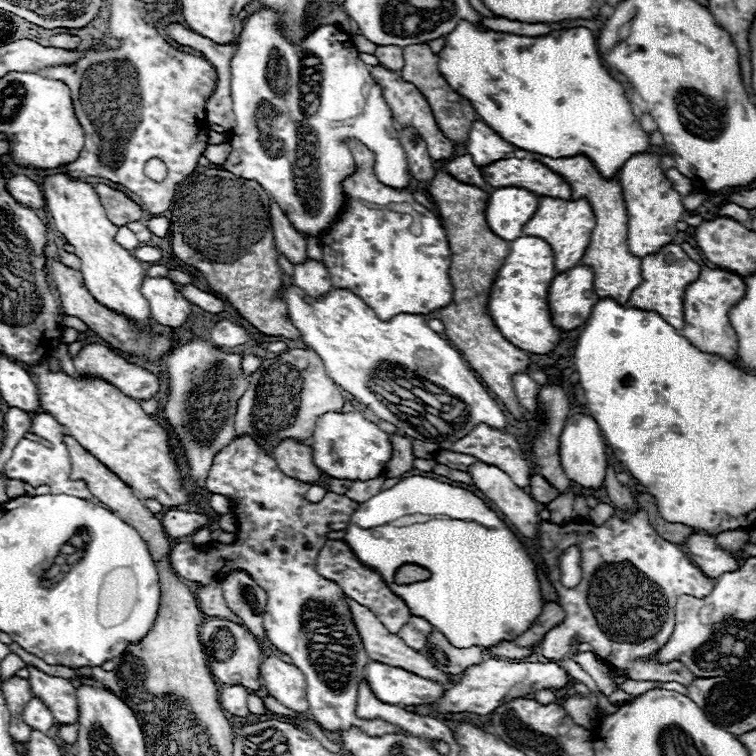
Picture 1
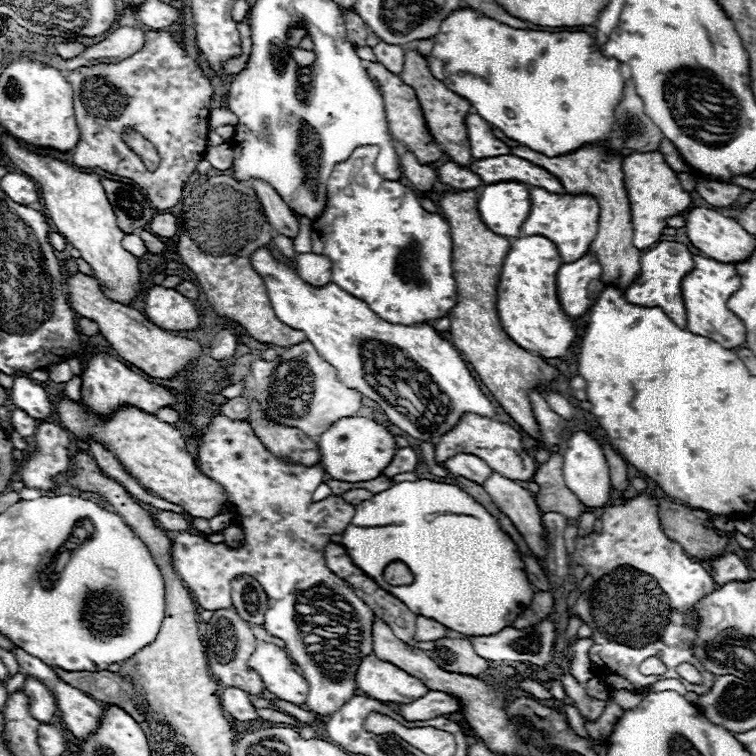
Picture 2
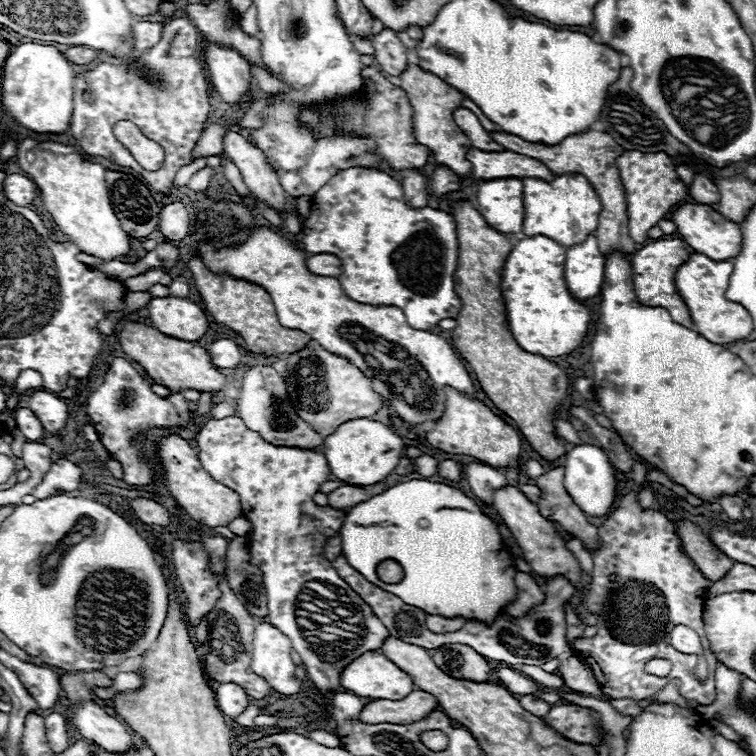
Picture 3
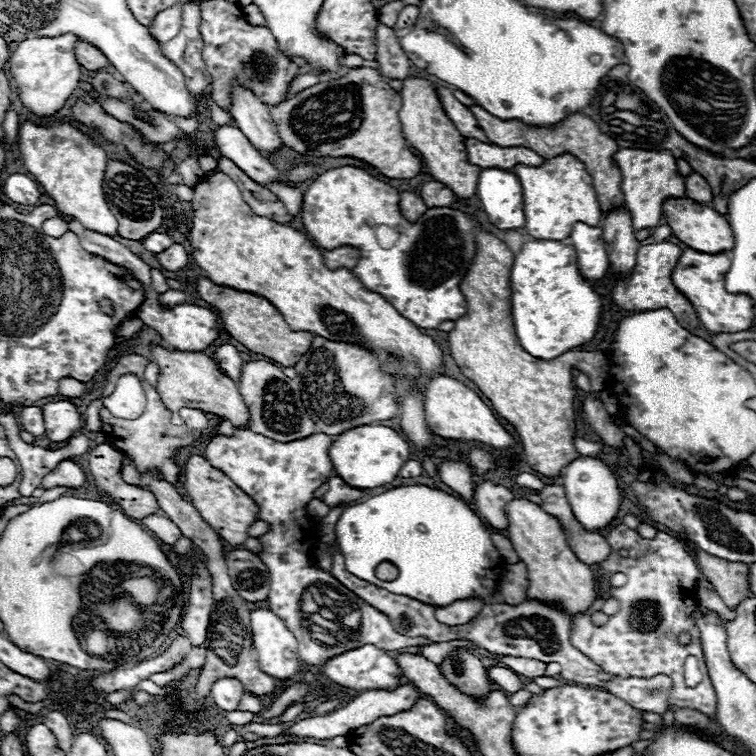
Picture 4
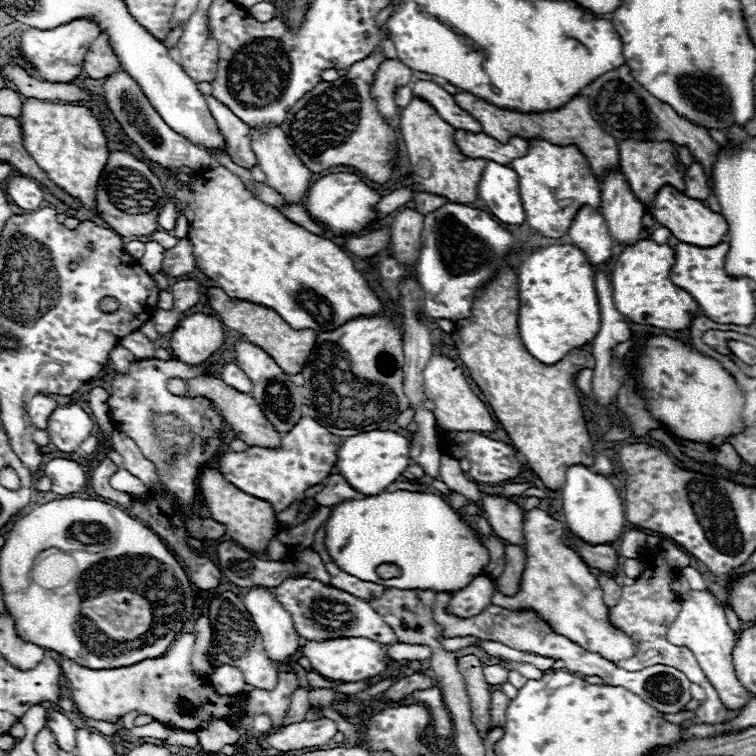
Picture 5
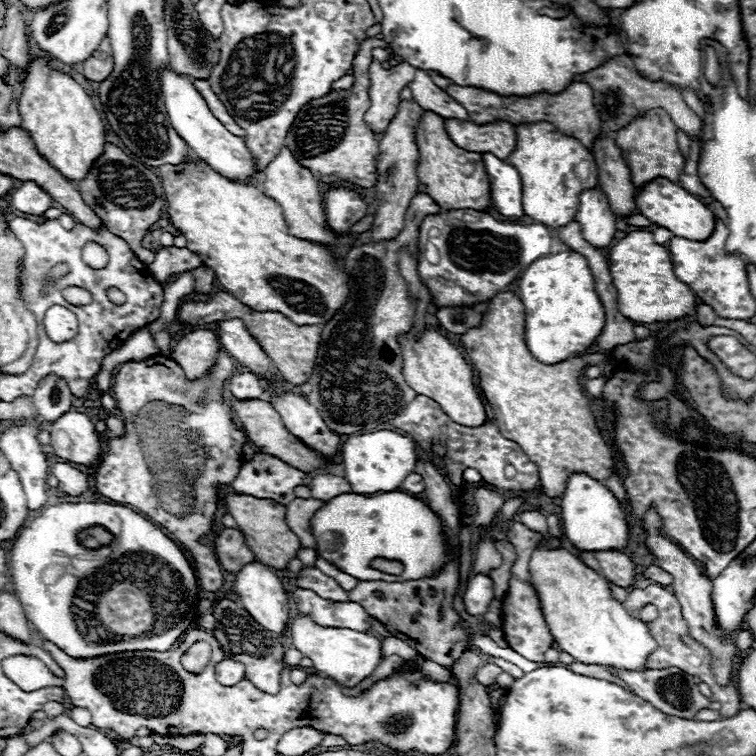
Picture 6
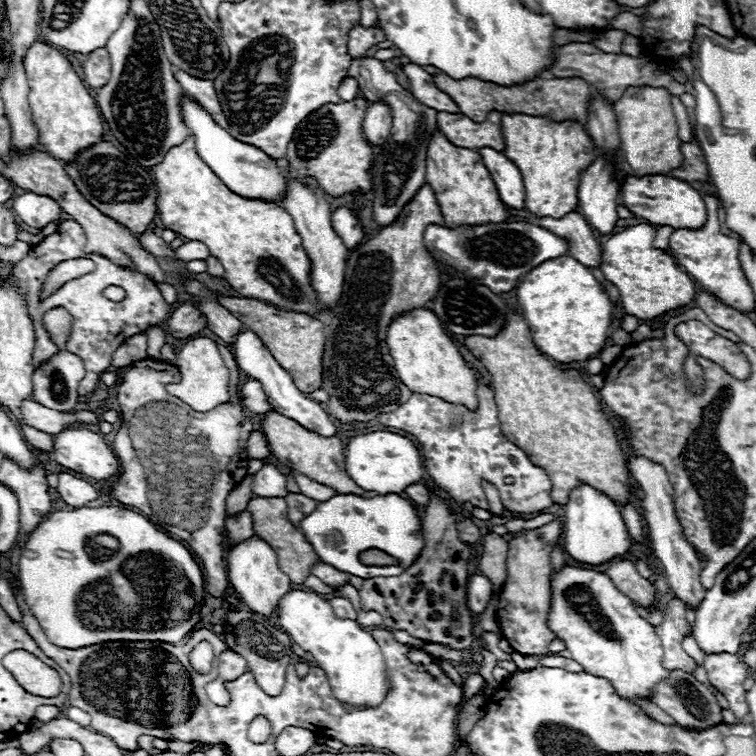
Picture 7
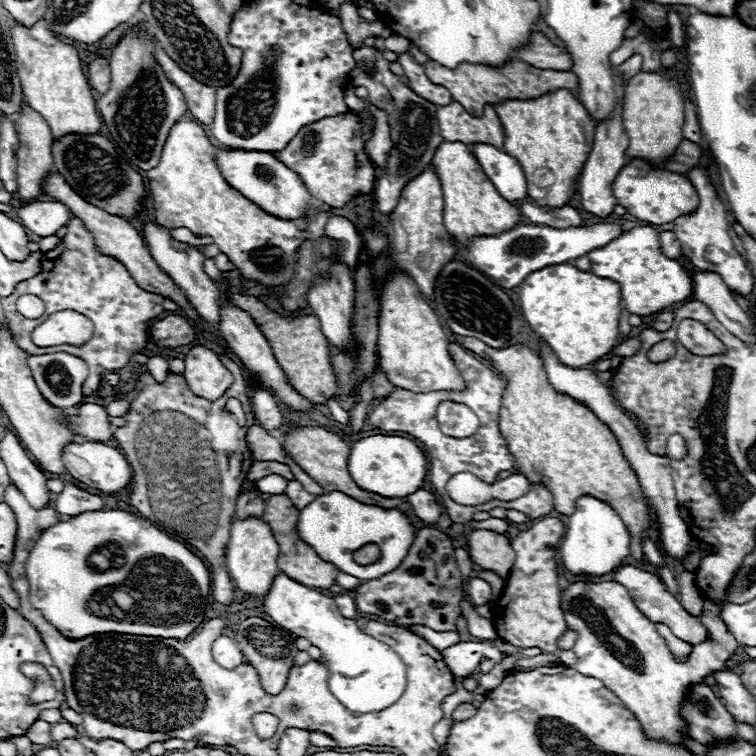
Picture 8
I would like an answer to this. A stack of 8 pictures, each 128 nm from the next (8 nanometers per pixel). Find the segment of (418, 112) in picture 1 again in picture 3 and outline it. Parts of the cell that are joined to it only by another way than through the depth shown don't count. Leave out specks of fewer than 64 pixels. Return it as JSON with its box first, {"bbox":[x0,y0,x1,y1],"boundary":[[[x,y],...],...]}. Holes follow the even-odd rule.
{"bbox":[298,66,430,170],"boundary":[[[366,66],[360,72],[366,92],[358,100],[338,100],[334,104],[326,104],[320,108],[304,108],[298,118],[304,122],[314,138],[330,138],[330,136],[362,136],[376,140],[376,154],[392,168],[392,170],[418,170],[428,162],[430,150],[416,144],[412,132],[412,106],[406,98],[406,92],[394,84],[390,84],[376,66]]]}

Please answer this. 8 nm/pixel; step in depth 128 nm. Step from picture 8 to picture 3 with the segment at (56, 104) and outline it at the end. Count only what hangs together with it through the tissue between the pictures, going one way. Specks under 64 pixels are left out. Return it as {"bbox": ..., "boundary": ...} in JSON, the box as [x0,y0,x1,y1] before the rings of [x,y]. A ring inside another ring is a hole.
{"bbox":[16,138,128,262],"boundary":[[[34,138],[22,140],[18,144],[16,156],[18,166],[28,172],[32,182],[38,186],[40,198],[56,226],[72,242],[76,242],[82,252],[94,254],[106,262],[128,256],[128,234],[124,234],[124,230],[120,228],[120,220],[110,206],[108,188],[104,182],[106,170],[100,162],[84,158],[72,144]]]}

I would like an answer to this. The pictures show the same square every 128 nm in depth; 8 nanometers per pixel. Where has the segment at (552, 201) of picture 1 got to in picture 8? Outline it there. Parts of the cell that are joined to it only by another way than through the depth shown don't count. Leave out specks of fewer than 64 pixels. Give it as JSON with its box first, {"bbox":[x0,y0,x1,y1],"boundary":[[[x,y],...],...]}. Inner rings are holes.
{"bbox":[494,90,594,206],"boundary":[[[570,90],[548,92],[530,100],[494,104],[504,128],[504,150],[514,156],[528,182],[528,198],[540,206],[564,206],[574,192],[574,178],[582,170],[594,138],[594,120]]]}

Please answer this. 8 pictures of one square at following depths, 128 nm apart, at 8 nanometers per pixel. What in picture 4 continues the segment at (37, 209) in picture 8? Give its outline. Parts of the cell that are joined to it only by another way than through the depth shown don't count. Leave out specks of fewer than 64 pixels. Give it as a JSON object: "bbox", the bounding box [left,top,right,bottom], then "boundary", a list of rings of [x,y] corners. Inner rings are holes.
{"bbox":[2,174,40,206],"boundary":[[[12,174],[8,176],[8,180],[2,186],[2,192],[16,204],[24,204],[24,206],[36,206],[38,198],[40,198],[40,190],[38,184],[34,180],[30,180],[24,174]]]}

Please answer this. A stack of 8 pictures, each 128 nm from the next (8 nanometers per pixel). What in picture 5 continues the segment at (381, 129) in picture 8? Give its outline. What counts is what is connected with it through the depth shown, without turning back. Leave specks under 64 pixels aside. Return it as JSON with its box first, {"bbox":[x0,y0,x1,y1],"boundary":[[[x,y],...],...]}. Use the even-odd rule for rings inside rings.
{"bbox":[370,60,412,122],"boundary":[[[386,60],[374,74],[374,82],[370,88],[372,98],[376,100],[378,112],[390,122],[398,116],[398,106],[394,102],[394,94],[400,86],[406,86],[412,78],[412,70],[400,60]]]}

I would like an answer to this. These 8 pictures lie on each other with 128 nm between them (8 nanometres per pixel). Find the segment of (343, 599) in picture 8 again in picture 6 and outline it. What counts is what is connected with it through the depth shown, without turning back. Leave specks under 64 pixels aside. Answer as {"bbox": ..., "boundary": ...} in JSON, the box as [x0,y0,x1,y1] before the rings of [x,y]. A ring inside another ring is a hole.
{"bbox":[294,590,370,632],"boundary":[[[294,590],[294,602],[300,612],[310,612],[314,622],[322,626],[344,626],[352,630],[366,632],[370,626],[366,622],[368,612],[356,602],[334,602],[324,600],[312,590]]]}

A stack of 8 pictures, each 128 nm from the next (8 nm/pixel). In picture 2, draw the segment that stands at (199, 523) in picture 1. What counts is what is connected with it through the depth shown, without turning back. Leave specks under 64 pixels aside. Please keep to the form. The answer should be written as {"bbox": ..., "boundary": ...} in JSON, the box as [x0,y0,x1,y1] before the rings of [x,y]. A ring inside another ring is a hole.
{"bbox":[154,510,190,530],"boundary":[[[156,510],[154,520],[164,528],[164,530],[186,530],[190,524],[182,514],[170,512],[170,510]]]}

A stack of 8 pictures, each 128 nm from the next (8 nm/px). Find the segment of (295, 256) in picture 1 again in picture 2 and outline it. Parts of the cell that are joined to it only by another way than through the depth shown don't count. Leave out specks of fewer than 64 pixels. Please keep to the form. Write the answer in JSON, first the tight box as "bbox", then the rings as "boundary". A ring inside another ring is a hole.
{"bbox":[246,178,300,238],"boundary":[[[250,178],[246,182],[258,196],[260,204],[262,204],[262,210],[268,218],[268,222],[280,232],[280,234],[286,234],[290,238],[294,238],[300,230],[298,226],[298,220],[296,220],[296,214],[288,208],[288,204],[282,200],[282,196],[264,180],[258,180],[258,178]]]}

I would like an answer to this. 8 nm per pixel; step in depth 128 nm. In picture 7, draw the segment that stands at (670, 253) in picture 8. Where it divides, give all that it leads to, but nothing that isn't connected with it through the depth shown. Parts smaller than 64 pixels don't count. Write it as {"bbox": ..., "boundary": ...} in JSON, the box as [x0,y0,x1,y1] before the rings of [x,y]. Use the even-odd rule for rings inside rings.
{"bbox":[654,226,674,250],"boundary":[[[660,226],[658,232],[656,232],[656,238],[654,238],[654,246],[660,248],[660,250],[668,250],[670,246],[670,234],[674,232],[672,226]]]}

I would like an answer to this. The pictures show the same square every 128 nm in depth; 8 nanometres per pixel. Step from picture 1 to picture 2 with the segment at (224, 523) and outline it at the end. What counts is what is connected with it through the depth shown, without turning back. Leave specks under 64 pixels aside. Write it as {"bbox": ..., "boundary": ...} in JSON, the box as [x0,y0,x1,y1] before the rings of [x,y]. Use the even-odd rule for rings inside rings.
{"bbox":[222,524,244,548],"boundary":[[[232,524],[230,528],[222,530],[222,534],[224,534],[224,544],[230,546],[230,548],[238,548],[242,544],[242,540],[244,540],[244,532],[242,532],[242,528],[238,524]]]}

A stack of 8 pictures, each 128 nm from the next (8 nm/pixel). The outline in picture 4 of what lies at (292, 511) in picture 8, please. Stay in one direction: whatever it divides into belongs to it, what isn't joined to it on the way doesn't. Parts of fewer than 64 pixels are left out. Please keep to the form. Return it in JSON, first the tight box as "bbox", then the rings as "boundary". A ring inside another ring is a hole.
{"bbox":[184,456,258,546],"boundary":[[[190,456],[184,464],[186,476],[184,476],[184,488],[196,506],[200,510],[200,516],[232,546],[240,546],[248,538],[248,528],[258,520],[258,504],[248,498],[224,472],[214,468],[206,458],[202,456]]]}

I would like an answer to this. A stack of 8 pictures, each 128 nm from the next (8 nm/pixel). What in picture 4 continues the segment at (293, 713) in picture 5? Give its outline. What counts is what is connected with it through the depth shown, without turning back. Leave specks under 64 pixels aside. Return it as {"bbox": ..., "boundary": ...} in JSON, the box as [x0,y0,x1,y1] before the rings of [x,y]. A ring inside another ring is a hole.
{"bbox":[244,722,286,737],"boundary":[[[278,722],[278,724],[259,724],[250,723],[244,727],[244,731],[252,732],[264,737],[275,737],[286,728],[286,722]]]}

